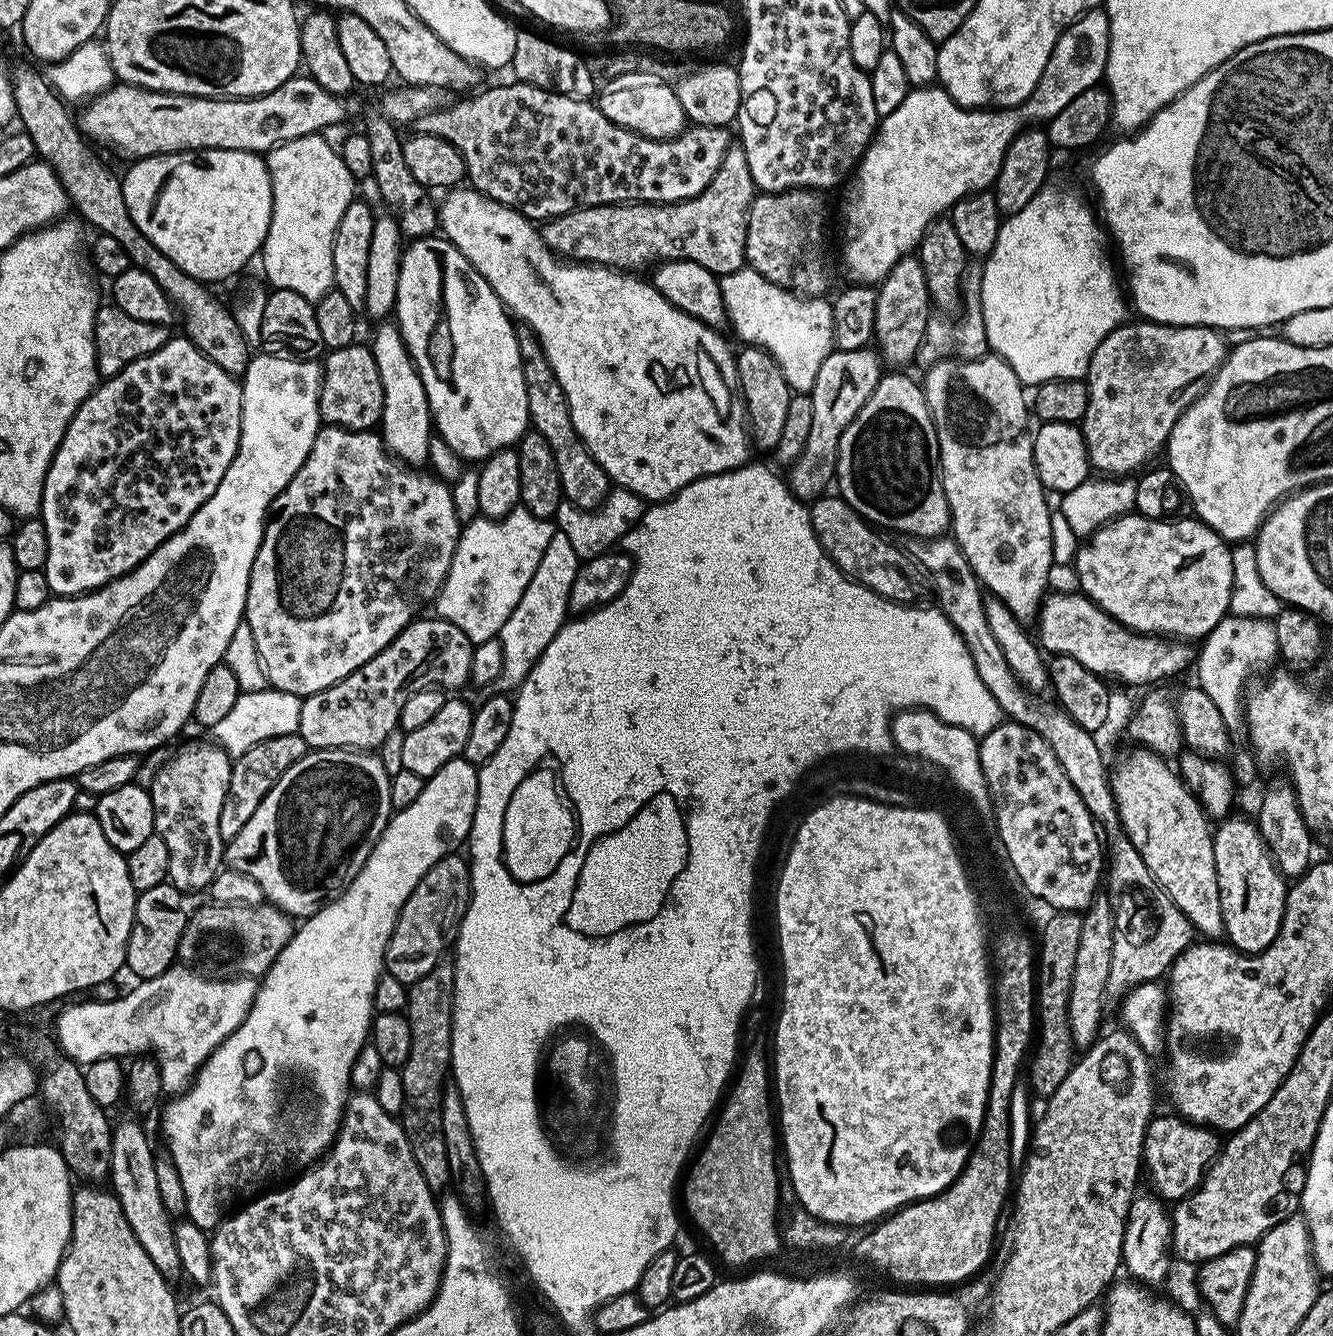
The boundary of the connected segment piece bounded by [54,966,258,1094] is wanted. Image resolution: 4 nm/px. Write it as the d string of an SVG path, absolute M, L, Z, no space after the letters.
M173 966L158 974L158 978L141 980L135 986L121 1000L88 1000L57 1011L54 1039L60 1051L81 1066L109 1058L151 1054L160 1067L164 1093L179 1094L195 1080L212 1051L238 1030L258 984L250 976L213 978L188 966Z

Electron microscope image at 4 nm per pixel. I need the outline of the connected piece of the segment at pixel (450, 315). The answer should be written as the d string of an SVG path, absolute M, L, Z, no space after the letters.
M433 234L413 239L409 244L412 245L409 248L407 245L400 253L394 323L400 327L422 378L435 431L461 460L483 462L498 450L519 444L530 428L517 325L486 278L474 270L469 260L447 238Z

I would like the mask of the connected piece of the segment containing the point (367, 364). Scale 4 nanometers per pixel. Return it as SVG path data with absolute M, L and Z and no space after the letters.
M357 342L350 346L342 346L341 348L333 348L323 357L322 375L320 378L320 419L325 425L333 428L348 428L351 432L367 432L375 429L382 418L382 406L384 405L384 395L382 394L382 378L378 374L378 362L374 362L374 354L371 347L367 343Z

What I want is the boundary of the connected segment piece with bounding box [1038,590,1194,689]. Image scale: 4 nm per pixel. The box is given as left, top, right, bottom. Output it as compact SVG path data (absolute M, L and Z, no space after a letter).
M1079 591L1054 592L1045 595L1038 617L1038 643L1045 653L1075 658L1094 674L1109 681L1121 680L1132 688L1140 689L1159 685L1167 676L1176 676L1193 667L1194 648L1191 643L1134 632L1108 612L1103 612L1089 596Z

